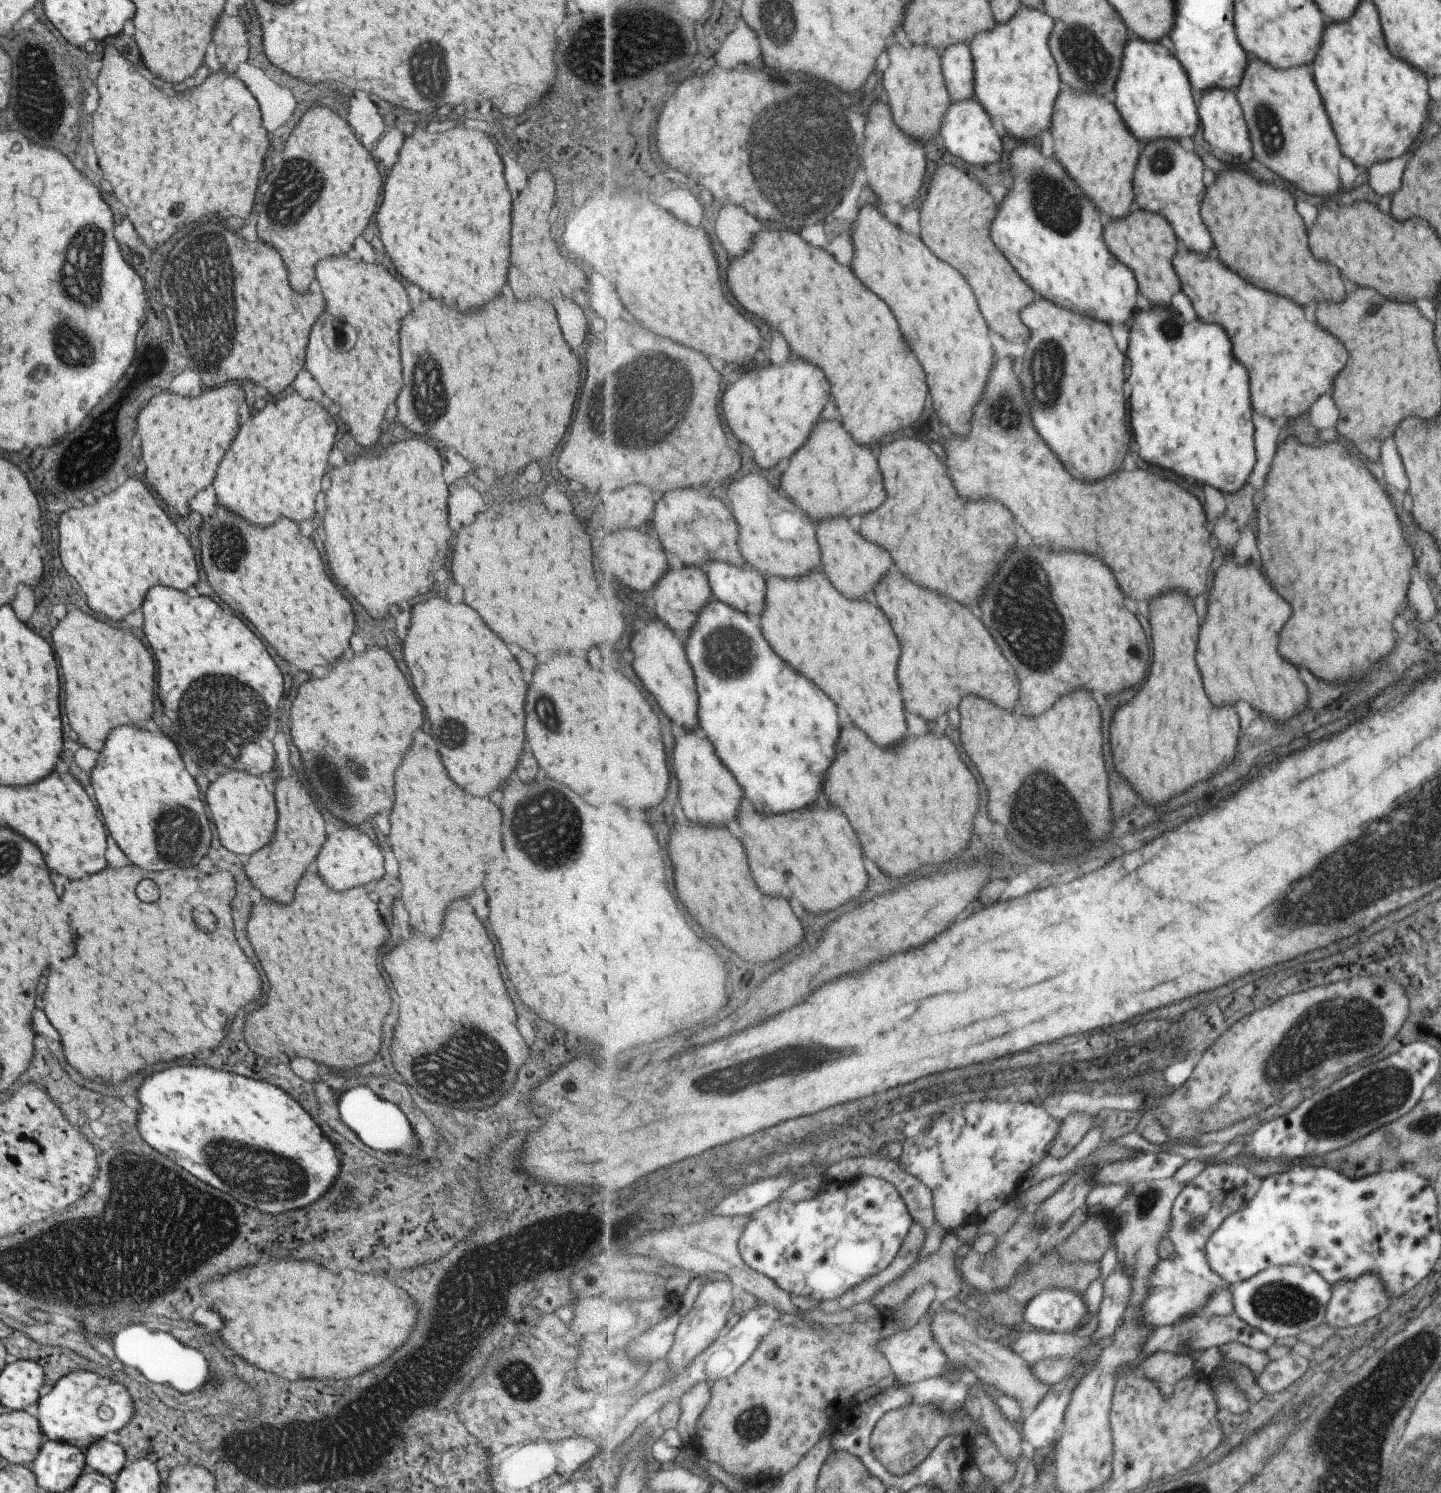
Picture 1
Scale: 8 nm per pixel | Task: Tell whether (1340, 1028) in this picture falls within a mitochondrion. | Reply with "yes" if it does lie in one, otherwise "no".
yes

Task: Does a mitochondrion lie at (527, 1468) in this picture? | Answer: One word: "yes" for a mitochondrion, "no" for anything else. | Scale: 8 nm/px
no

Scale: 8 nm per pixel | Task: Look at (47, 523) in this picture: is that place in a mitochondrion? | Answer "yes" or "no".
no

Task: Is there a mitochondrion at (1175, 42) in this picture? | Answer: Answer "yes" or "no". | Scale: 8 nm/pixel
no

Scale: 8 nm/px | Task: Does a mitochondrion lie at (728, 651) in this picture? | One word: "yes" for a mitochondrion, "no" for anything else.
yes

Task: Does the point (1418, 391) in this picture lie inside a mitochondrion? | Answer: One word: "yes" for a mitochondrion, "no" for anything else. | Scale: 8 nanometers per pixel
no

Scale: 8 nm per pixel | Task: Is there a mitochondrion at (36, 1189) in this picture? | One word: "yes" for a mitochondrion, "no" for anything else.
no

